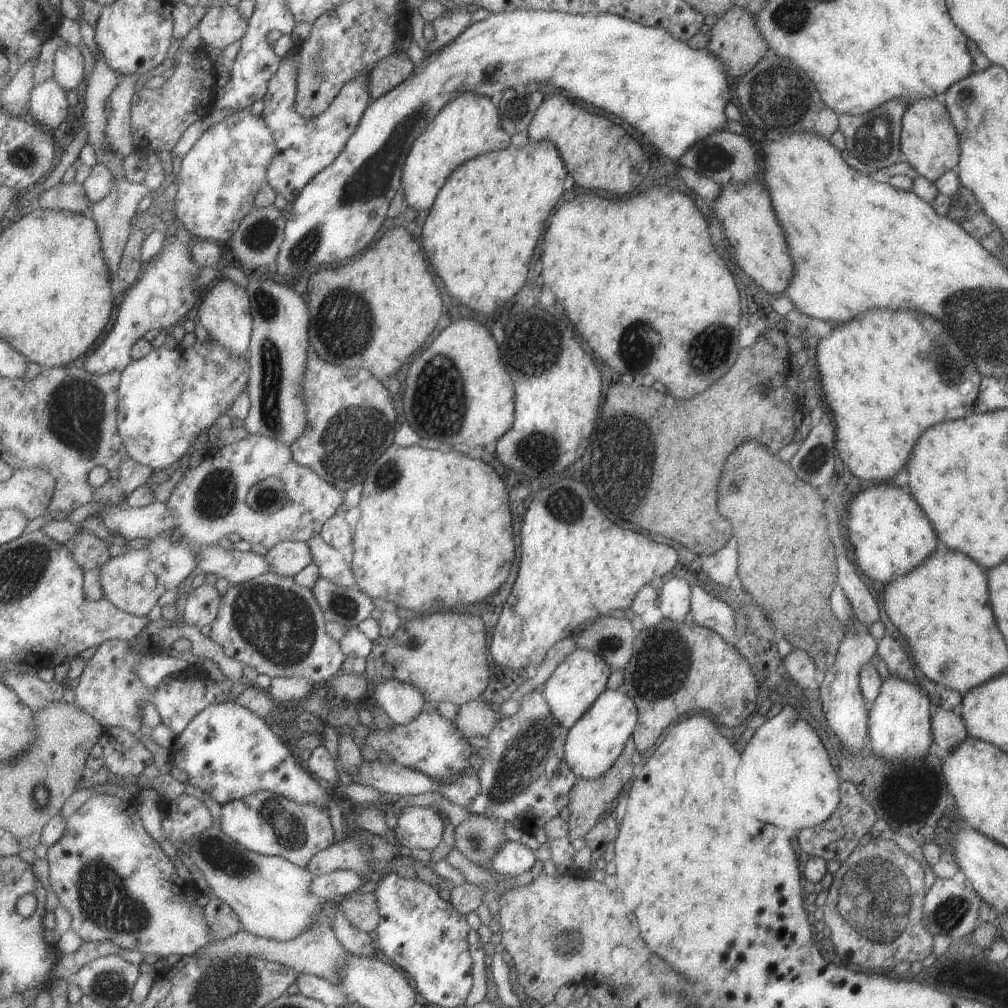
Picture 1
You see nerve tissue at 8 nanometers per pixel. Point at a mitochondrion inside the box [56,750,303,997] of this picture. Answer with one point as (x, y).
(103, 903)

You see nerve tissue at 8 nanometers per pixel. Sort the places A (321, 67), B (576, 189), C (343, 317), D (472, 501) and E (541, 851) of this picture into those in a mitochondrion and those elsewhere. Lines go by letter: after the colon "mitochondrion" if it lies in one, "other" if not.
A: mitochondrion
B: other
C: mitochondrion
D: other
E: other

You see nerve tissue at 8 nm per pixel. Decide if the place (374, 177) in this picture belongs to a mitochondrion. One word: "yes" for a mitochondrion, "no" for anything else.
yes

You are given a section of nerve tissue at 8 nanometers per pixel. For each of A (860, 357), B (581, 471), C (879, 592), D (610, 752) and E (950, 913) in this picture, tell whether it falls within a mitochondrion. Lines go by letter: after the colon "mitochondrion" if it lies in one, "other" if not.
A: other
B: mitochondrion
C: other
D: other
E: mitochondrion

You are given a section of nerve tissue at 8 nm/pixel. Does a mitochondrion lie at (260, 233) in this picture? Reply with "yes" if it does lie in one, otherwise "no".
yes

